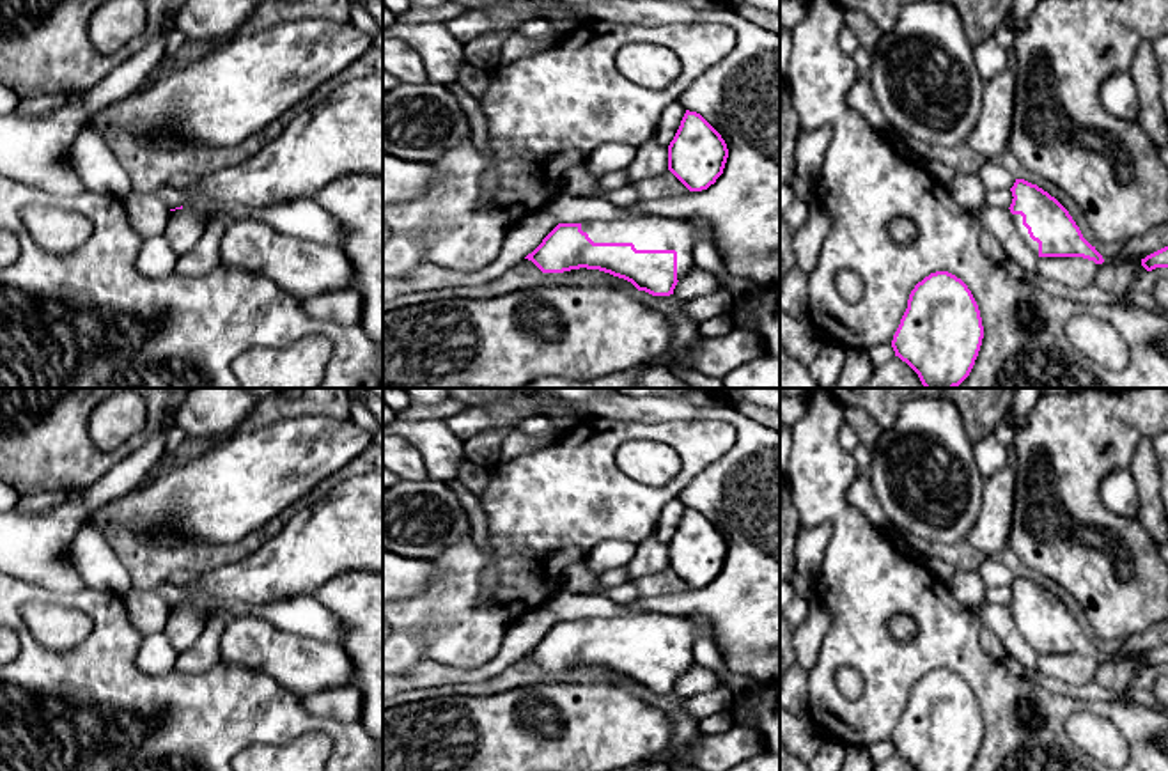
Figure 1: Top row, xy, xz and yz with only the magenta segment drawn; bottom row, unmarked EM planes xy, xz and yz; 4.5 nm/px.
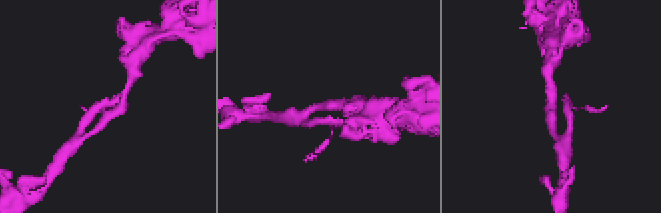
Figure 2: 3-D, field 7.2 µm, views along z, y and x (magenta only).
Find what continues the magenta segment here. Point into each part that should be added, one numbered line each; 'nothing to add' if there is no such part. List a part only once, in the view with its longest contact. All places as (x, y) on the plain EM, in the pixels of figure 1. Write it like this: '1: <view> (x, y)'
1: xz (647, 630)

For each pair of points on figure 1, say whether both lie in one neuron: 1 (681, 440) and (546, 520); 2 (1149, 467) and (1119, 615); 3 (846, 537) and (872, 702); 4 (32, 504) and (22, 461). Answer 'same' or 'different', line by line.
1: same
2: different
3: same
4: different

